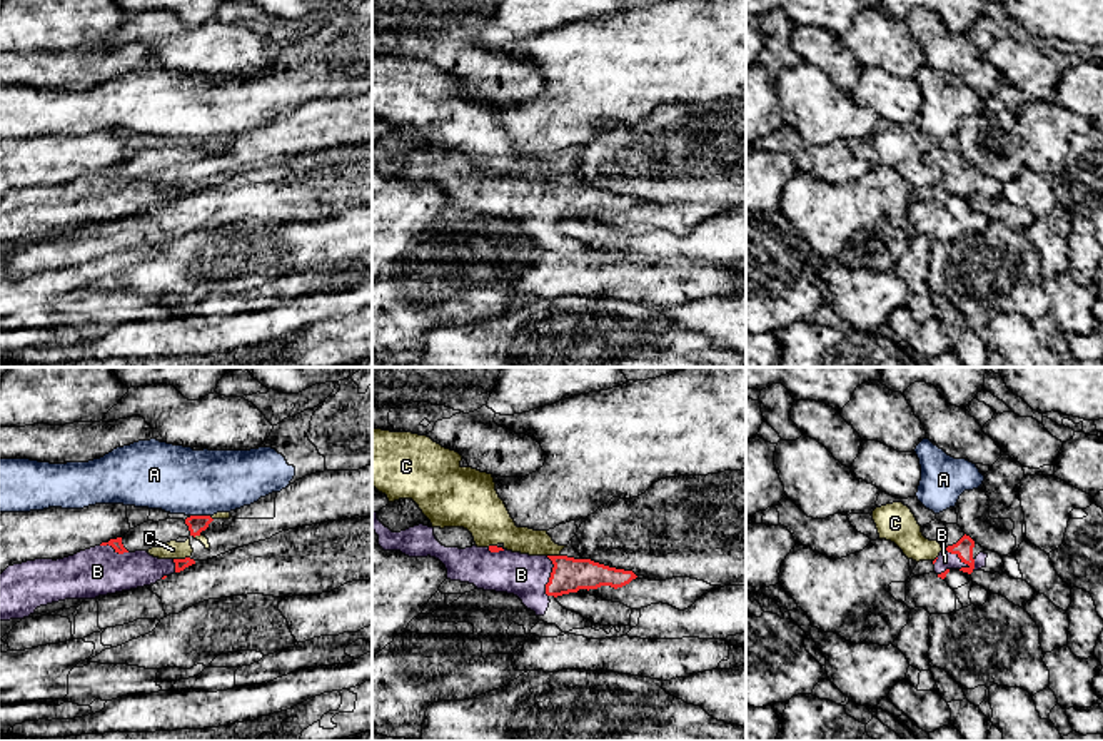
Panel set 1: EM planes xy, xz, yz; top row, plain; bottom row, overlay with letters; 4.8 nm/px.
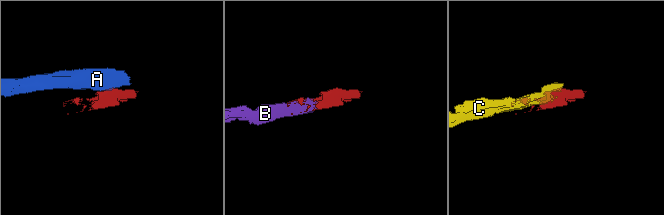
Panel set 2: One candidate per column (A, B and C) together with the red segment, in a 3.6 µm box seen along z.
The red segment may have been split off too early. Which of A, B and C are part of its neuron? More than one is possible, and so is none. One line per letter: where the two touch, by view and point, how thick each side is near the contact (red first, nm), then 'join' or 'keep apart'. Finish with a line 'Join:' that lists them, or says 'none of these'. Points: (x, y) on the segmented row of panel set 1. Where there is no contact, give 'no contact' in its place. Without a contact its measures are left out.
A: xy (201, 516) | 80/320 nm | keep apart
B: xz (551, 576) | 170/200 nm | join
C: xy (181, 559) | 60/90 nm | keep apart
Join: B

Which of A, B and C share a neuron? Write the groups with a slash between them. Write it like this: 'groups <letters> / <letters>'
groups A / B / C

